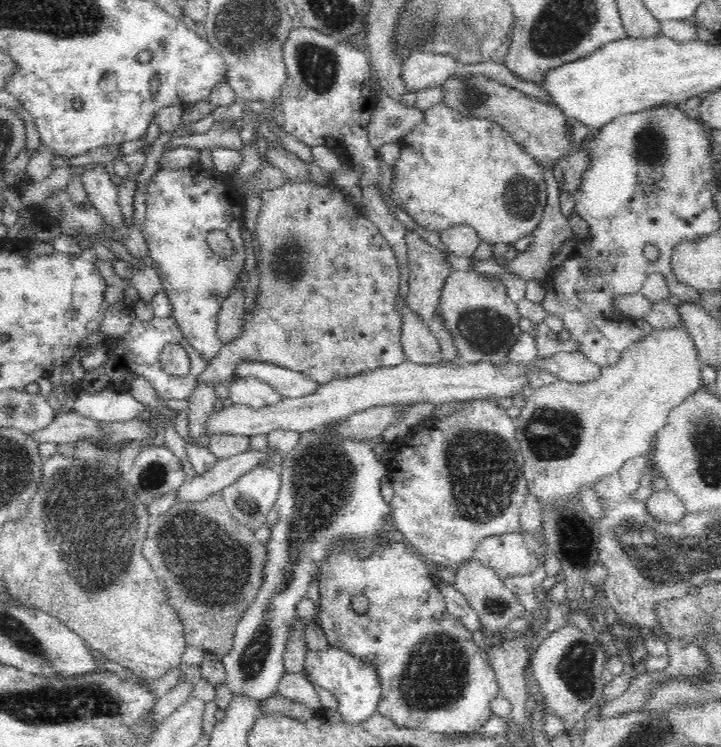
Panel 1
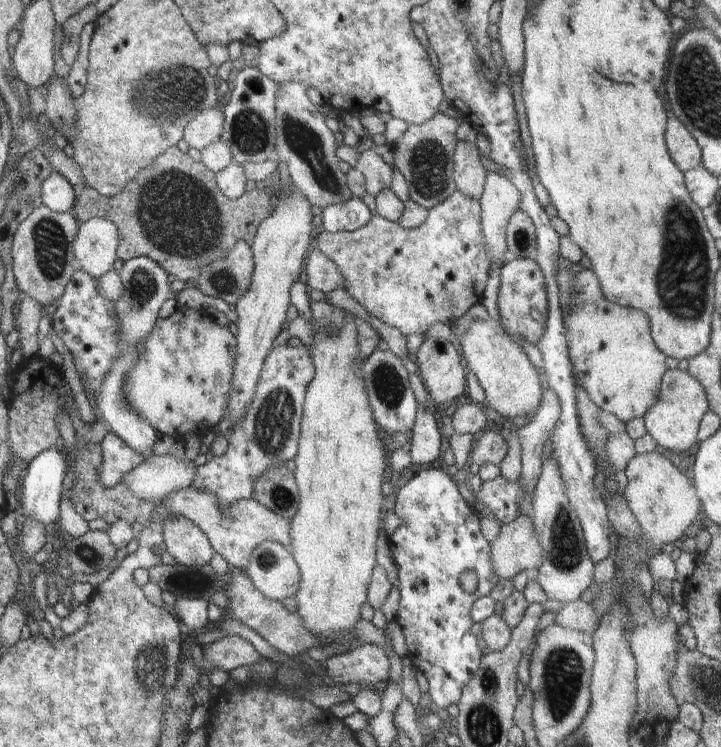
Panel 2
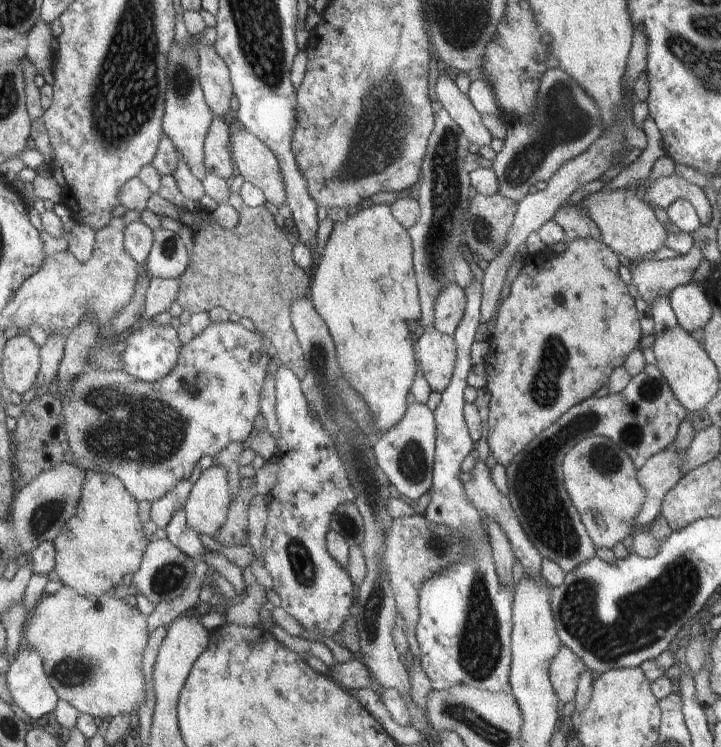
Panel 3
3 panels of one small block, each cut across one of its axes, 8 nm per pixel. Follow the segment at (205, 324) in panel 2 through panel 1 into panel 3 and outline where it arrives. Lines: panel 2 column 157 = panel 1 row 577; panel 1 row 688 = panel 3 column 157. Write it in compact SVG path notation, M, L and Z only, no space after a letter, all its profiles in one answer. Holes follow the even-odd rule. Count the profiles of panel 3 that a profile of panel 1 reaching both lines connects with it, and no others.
M227 321L221 324L211 323L201 334L185 344L180 351L177 365L172 369L168 376L159 381L147 383L137 379L134 375L126 371L105 371L102 369L88 369L80 373L72 383L72 390L60 398L62 402L65 418L64 432L67 436L68 444L73 452L74 462L72 464L80 467L84 471L105 472L116 476L122 481L126 490L138 501L150 501L153 503L159 498L166 496L180 481L190 478L192 469L204 456L214 456L218 454L227 444L231 442L243 443L254 430L252 429L260 421L260 411L258 401L260 400L260 390L267 374L267 365L270 358L267 352L262 351L262 338L240 323ZM203 372L209 376L209 385L198 392L193 385L193 374Z

